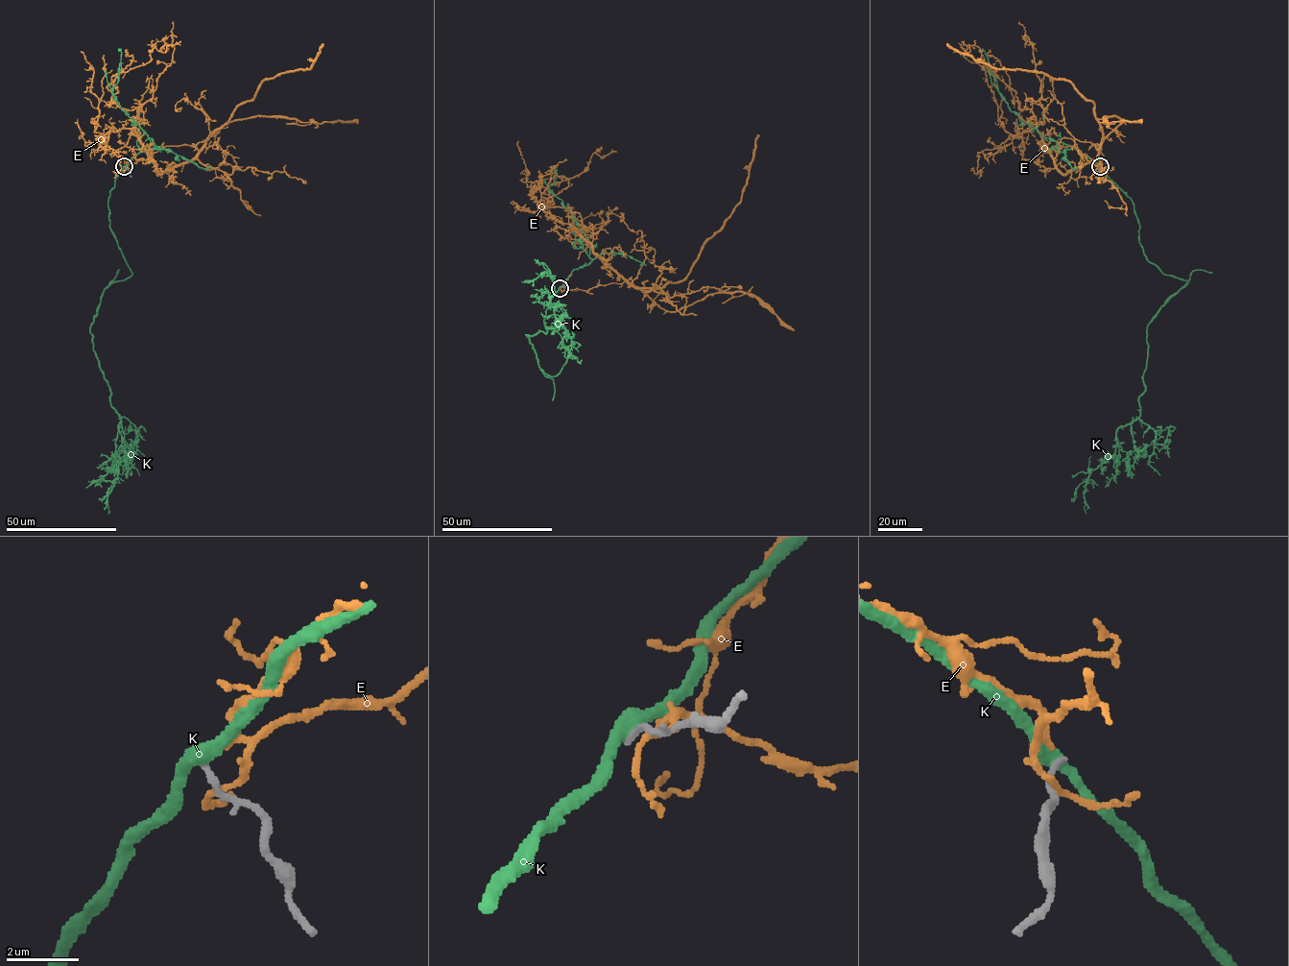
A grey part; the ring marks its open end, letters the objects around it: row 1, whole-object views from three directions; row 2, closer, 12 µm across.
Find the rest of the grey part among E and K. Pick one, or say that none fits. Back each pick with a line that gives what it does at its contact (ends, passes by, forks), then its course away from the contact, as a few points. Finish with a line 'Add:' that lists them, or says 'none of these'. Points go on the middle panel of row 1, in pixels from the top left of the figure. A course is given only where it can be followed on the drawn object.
Add: none of these

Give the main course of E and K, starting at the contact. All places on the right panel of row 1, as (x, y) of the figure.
E: (1099, 168), (1104, 156), (1092, 144), (1098, 155), (1062, 174), (1034, 113), (1019, 108), (1014, 91), (964, 40)
K: (1099, 166), (1133, 205), (1146, 258), (1187, 281), (1148, 326), (1139, 415), (1091, 470), (1086, 513)

